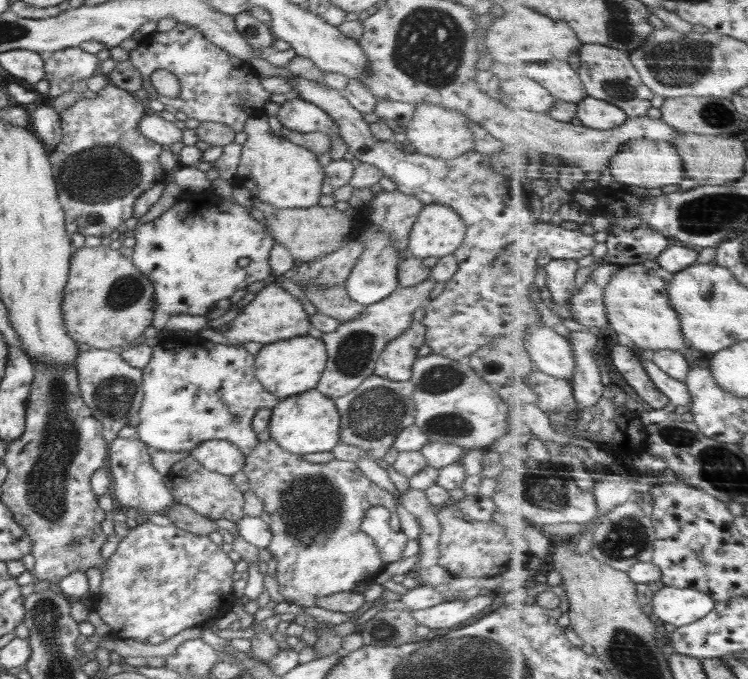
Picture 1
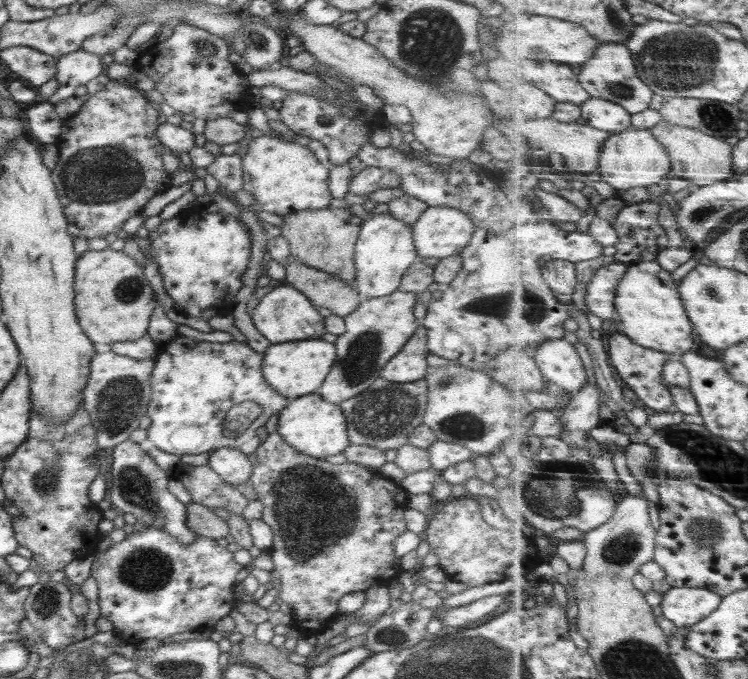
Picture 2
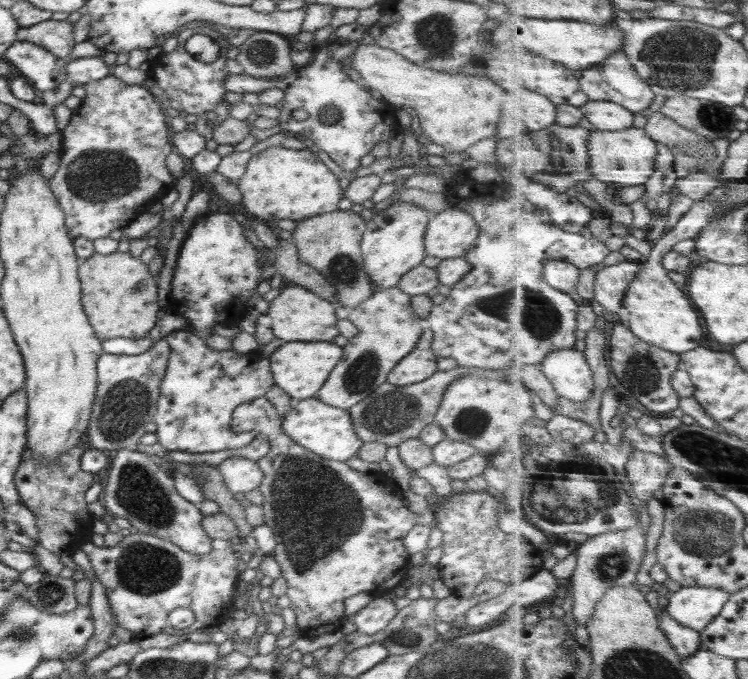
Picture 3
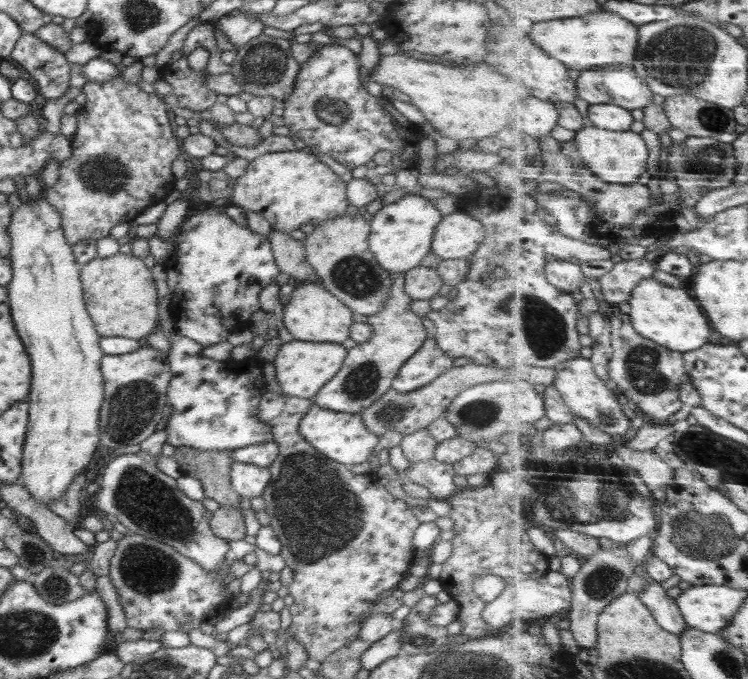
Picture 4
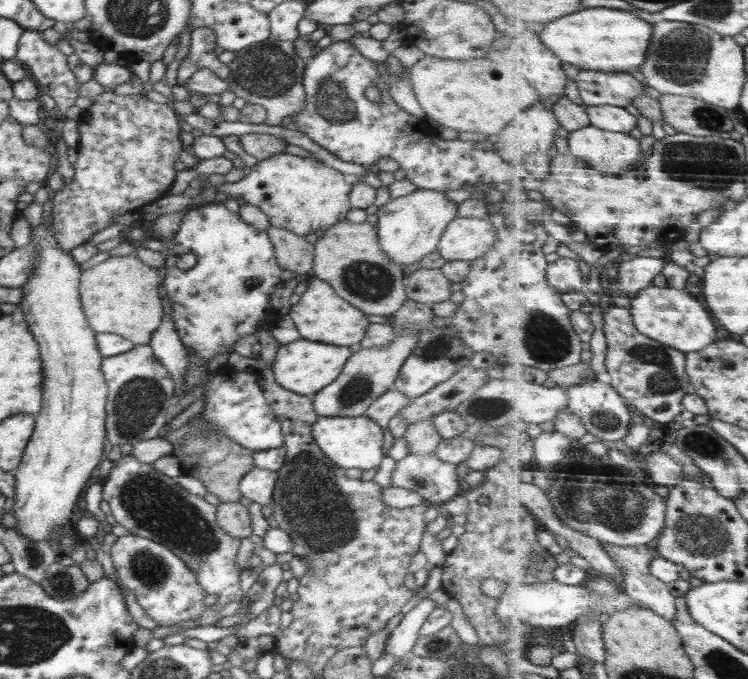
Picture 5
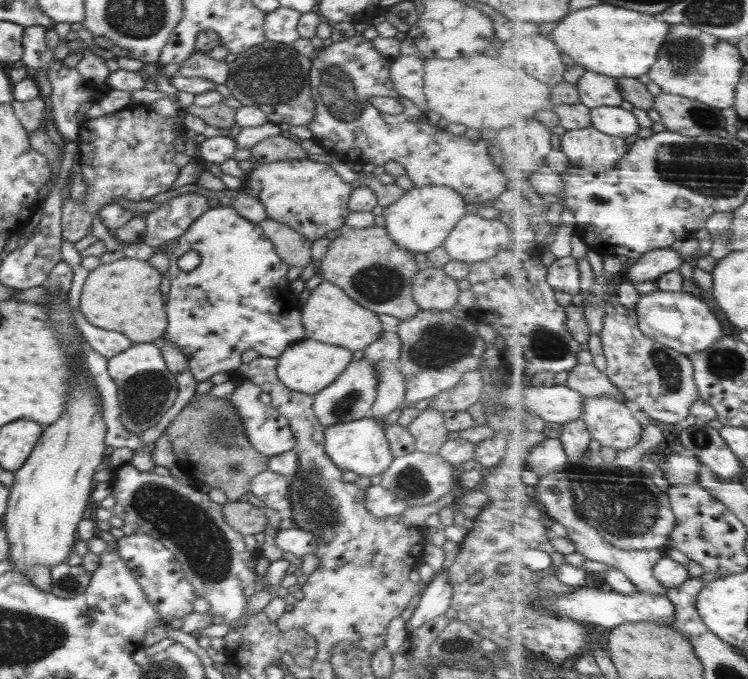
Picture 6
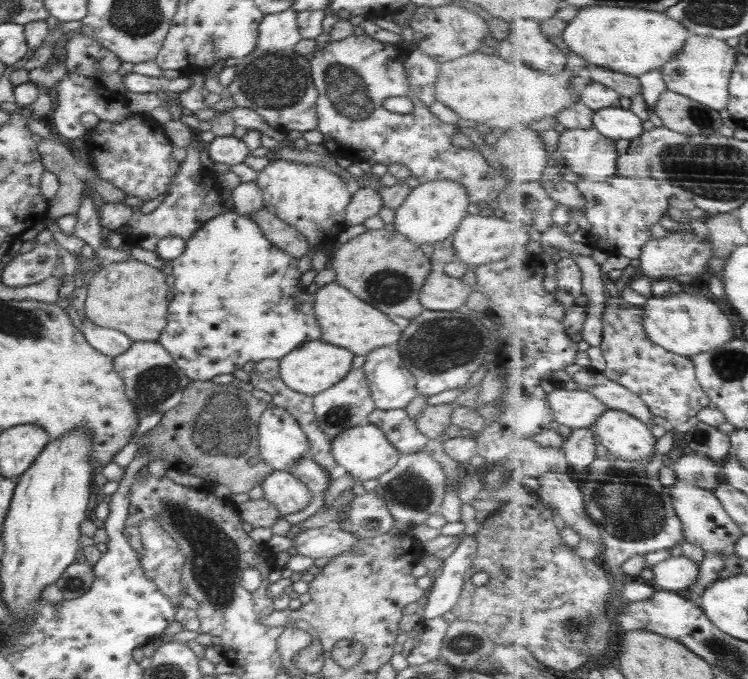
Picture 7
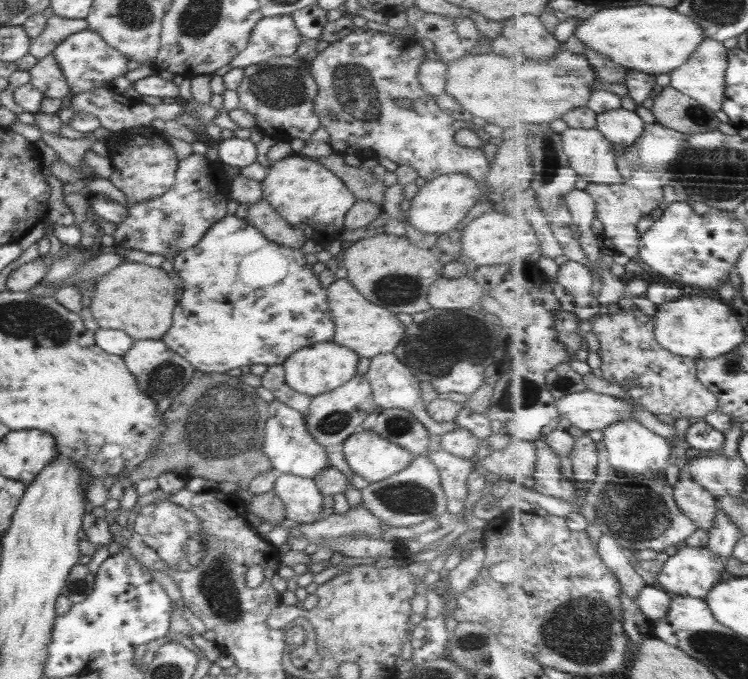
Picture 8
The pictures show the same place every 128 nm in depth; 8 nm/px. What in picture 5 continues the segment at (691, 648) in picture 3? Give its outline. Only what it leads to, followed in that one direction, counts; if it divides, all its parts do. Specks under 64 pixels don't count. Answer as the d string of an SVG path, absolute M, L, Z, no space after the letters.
M604 543L604 548L608 550L608 554L612 556L626 573L624 590L628 592L632 598L642 602L644 606L648 606L648 608L656 611L659 615L670 619L672 622L676 622L676 615L678 615L676 596L672 594L672 590L670 590L670 586L668 586L667 582L654 576L650 570L652 562L654 562L658 556L655 548L649 545L620 546L614 543Z

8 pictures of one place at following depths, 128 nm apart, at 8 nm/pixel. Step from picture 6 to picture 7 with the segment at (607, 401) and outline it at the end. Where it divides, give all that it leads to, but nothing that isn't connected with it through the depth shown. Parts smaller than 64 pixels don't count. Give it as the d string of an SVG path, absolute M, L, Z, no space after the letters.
M609 407L606 414L594 426L594 430L597 438L610 450L610 455L628 462L636 462L639 469L648 466L656 456L658 438L654 436L651 425L626 410Z

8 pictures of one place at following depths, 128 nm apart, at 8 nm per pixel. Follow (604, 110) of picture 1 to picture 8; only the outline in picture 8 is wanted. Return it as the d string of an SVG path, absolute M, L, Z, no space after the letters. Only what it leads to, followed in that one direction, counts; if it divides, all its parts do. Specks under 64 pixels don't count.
M623 107L618 110L599 113L598 129L612 142L625 147L633 145L645 132L647 125L644 117L636 110L627 110Z

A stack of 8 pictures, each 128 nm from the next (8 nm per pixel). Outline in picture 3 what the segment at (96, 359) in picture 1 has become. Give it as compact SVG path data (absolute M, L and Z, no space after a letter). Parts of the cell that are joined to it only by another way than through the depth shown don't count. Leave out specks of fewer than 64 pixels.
M161 339L143 354L117 356L104 353L97 362L98 386L88 426L88 444L96 450L134 450L146 432L144 426L154 420L160 398L160 384L166 372L171 349Z

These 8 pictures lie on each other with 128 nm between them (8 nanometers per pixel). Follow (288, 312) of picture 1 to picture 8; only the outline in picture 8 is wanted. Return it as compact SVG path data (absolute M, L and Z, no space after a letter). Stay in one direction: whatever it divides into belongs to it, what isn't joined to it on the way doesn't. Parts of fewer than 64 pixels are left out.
M344 278L336 280L328 289L330 313L334 319L334 337L331 343L352 350L359 357L372 359L378 354L394 353L406 332L404 324L386 307L370 302Z

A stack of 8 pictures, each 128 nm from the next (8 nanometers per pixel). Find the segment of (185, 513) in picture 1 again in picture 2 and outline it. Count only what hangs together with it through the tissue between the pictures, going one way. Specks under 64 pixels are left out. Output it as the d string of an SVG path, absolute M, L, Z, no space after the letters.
M190 503L186 506L186 523L196 534L214 540L226 538L230 532L227 521L200 503Z

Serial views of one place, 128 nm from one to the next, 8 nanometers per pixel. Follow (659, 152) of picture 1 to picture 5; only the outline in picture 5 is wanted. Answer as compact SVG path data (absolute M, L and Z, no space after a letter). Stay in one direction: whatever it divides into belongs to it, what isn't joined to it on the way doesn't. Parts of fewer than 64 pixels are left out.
M599 126L570 132L571 152L579 161L610 174L634 171L640 165L642 148L640 139L629 133L615 133Z

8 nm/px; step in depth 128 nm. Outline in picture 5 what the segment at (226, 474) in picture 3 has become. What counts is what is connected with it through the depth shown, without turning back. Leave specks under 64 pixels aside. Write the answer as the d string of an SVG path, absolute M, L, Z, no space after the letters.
M255 466L242 477L239 485L242 496L250 498L252 502L259 502L261 505L272 505L278 473Z

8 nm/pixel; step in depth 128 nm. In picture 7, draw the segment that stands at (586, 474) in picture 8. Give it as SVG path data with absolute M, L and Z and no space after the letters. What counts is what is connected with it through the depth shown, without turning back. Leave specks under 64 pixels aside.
M576 428L567 438L563 450L578 474L588 474L596 460L597 434L594 428Z

